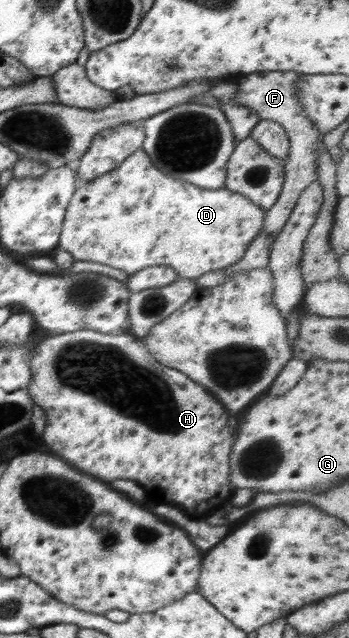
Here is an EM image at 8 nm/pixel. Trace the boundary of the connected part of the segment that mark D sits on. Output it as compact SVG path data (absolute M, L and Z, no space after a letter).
M138 149L128 156L127 159L124 159L122 164L119 164L115 170L106 172L103 176L98 176L97 178L94 178L94 180L90 180L84 187L74 191L74 195L69 201L65 213L61 236L59 237L57 247L68 251L75 260L87 260L90 262L98 262L98 264L106 264L106 266L118 268L118 270L122 270L128 275L134 274L149 266L166 265L172 267L180 278L184 277L196 280L203 274L226 268L227 266L234 264L237 260L240 260L247 251L248 246L250 246L250 244L262 233L265 212L264 209L259 208L256 204L247 200L242 194L232 192L225 187L218 190L199 188L194 184L174 179L166 173L160 172L160 170L152 164L150 157L144 152L144 149Z

